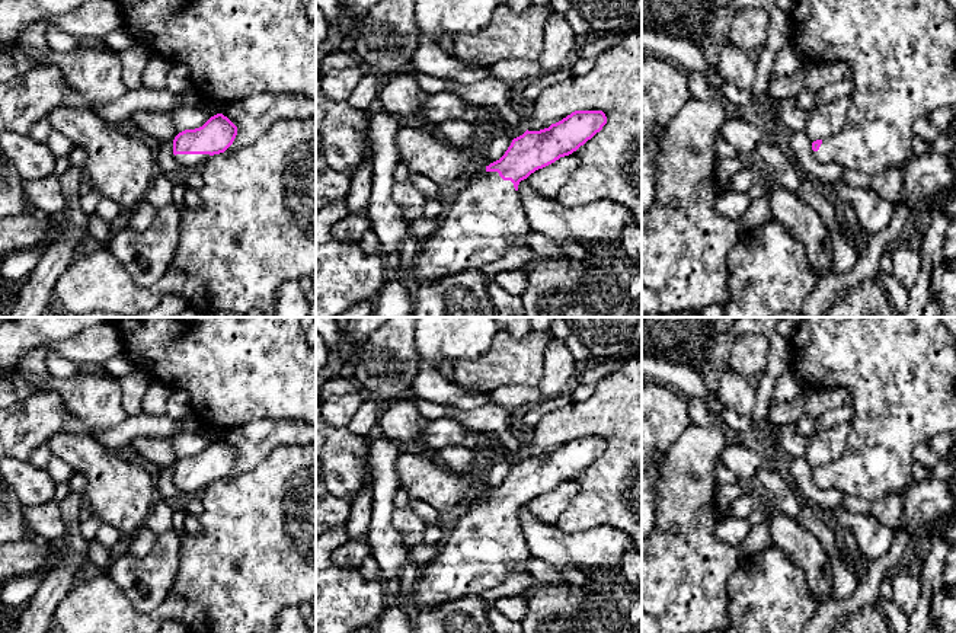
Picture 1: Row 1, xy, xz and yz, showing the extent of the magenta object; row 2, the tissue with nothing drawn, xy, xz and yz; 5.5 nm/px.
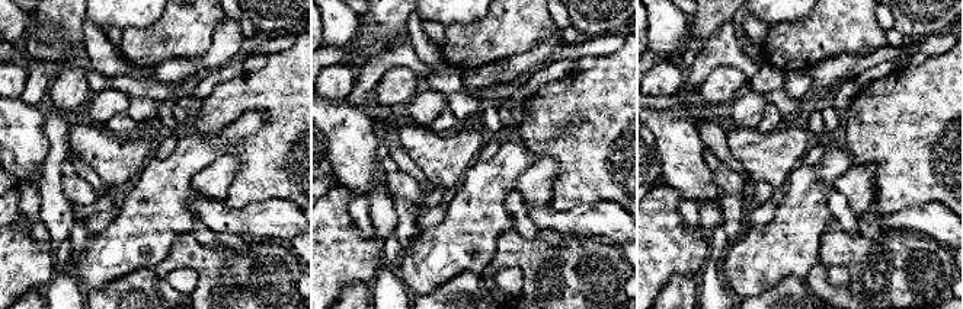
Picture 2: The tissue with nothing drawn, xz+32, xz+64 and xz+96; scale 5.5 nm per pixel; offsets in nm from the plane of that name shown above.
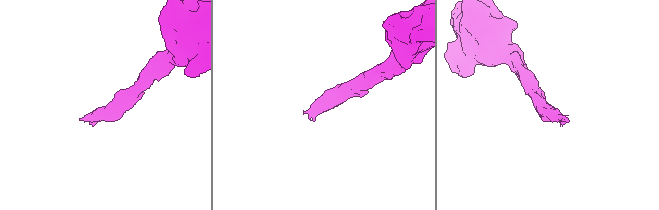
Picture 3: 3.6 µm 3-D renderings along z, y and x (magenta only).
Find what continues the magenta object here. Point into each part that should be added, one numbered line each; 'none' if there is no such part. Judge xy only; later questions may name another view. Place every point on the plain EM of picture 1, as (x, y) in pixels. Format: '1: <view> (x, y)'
1: xy (186, 488)

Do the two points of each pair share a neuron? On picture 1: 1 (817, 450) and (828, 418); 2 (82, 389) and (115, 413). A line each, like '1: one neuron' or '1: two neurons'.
1: two neurons
2: one neuron

